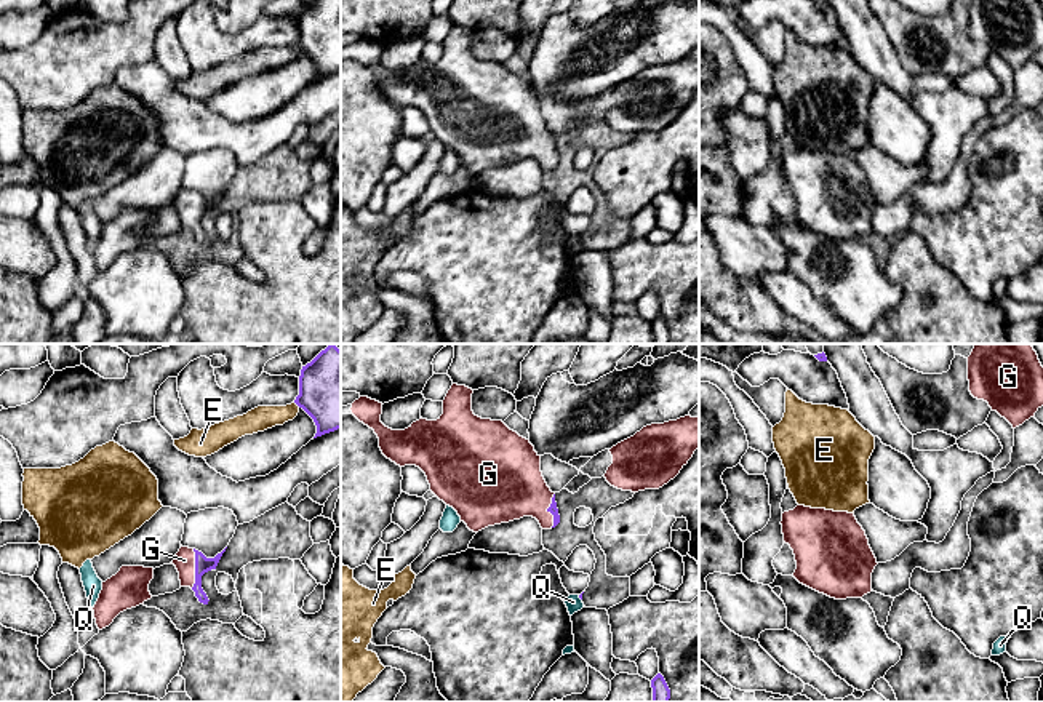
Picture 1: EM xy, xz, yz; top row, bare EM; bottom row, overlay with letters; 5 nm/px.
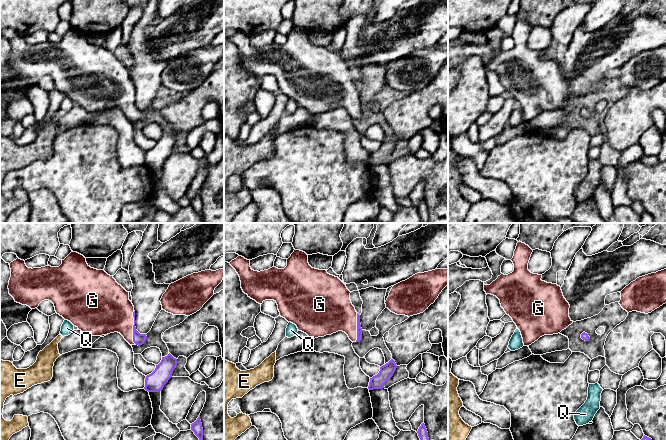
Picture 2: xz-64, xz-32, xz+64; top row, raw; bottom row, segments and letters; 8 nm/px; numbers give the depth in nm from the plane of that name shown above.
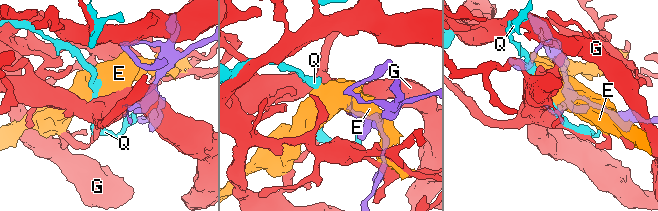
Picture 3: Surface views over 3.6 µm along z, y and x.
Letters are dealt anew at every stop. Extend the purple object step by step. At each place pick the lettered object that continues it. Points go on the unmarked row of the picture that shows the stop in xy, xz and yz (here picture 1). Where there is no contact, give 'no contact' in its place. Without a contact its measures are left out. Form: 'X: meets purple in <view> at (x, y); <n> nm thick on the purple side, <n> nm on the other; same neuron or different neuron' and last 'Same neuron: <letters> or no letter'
E: meets purple in xy at (298, 47); 360 nm thick on the purple side, 120 nm on the other; different neuron
G: meets purple in xy at (195, 210); 80 nm thick on the purple side, 110 nm on the other; same neuron
Q: meets purple in xz at (579, 239); 20 nm thick on the purple side, 80 nm on the other; different neuron
Same neuron: G

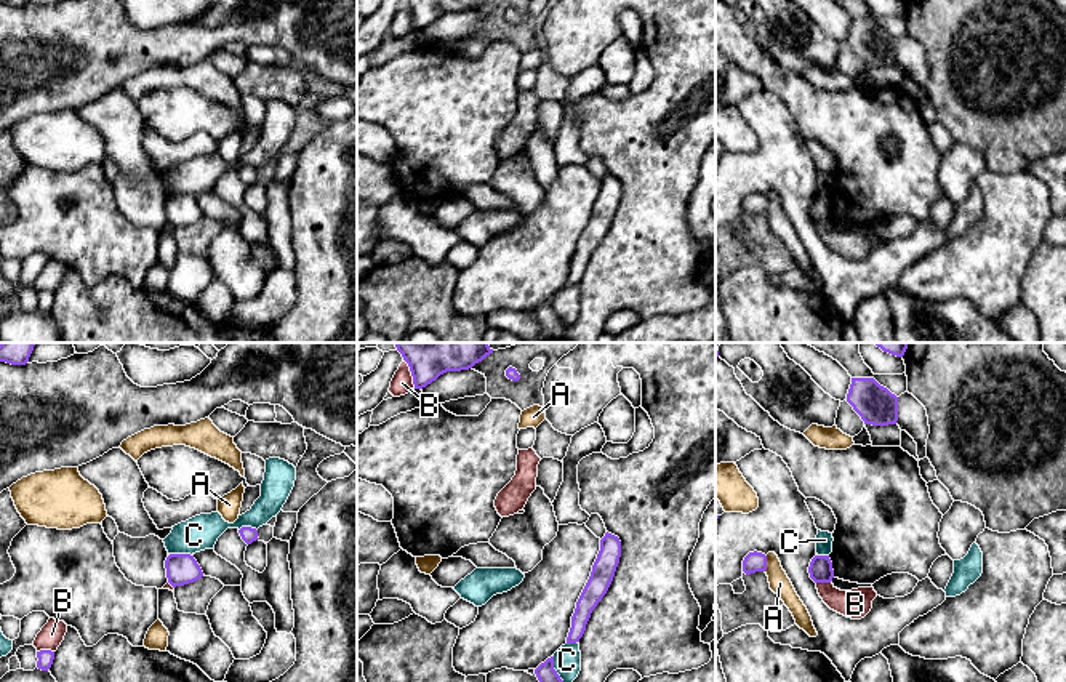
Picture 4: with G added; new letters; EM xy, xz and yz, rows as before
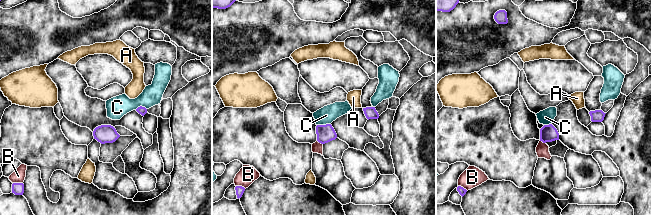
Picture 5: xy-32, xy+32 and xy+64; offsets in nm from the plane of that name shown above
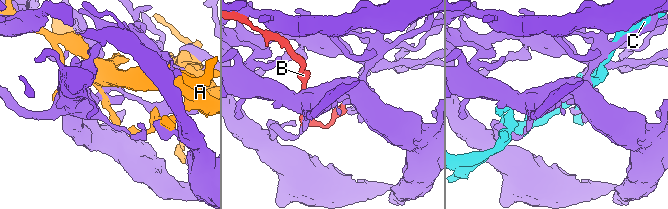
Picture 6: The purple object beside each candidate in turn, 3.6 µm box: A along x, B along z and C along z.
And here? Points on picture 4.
A: meets purple in yz at (765, 205); 100 nm thick on the purple side, 100 nm on the other; different neuron
B: meets purple in xz at (412, 15); 130 nm thick on the purple side, 110 nm on the other; different neuron
C: meets purple in xz at (556, 312); 120 nm thick on the purple side, 140 nm on the other; different neuron
Same neuron: no letter

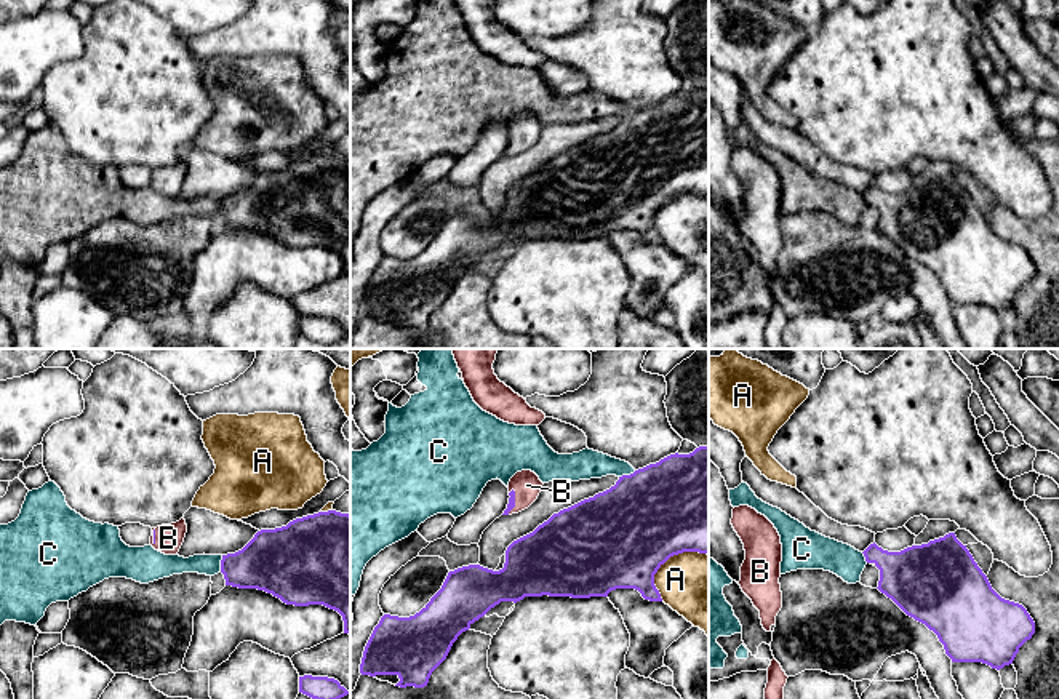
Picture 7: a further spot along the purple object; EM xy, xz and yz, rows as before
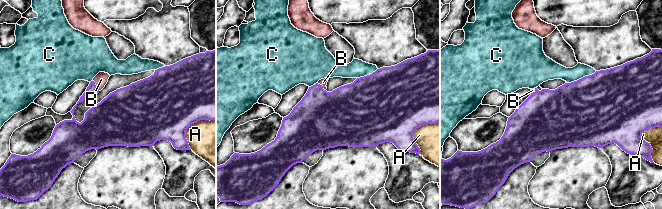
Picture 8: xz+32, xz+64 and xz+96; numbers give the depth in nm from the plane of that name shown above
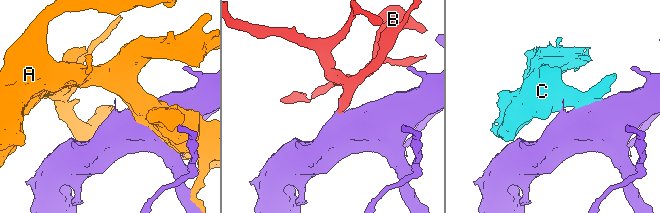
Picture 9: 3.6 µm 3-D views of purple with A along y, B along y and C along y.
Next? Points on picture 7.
A: meets purple in xz at (667, 200); 480 nm thick on the purple side, 360 nm on the other; different neuron
B: meets purple in xz at (514, 143); 40 nm thick on the purple side, 140 nm on the other; same neuron
C: meets purple in xz at (627, 117); 480 nm thick on the purple side, 150 nm on the other; different neuron
Same neuron: B

